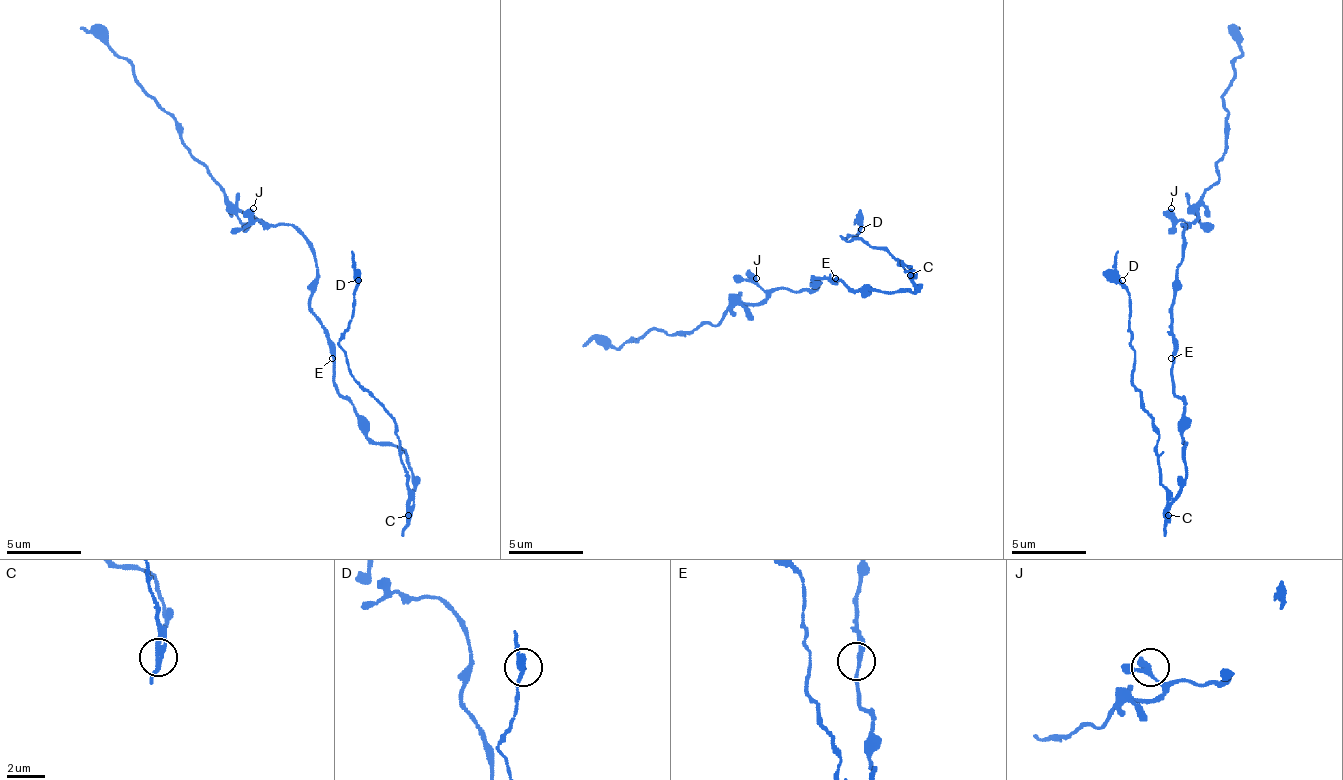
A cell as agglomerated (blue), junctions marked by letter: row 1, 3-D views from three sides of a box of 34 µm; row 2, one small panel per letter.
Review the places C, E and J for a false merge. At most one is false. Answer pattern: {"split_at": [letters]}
{"split_at": ["C"]}

